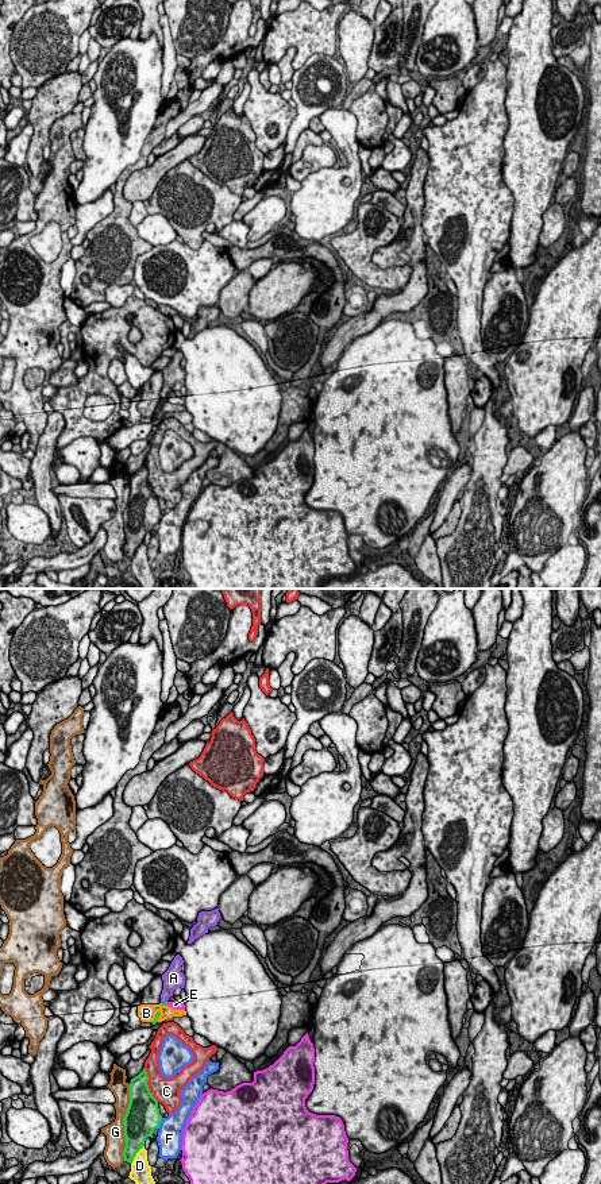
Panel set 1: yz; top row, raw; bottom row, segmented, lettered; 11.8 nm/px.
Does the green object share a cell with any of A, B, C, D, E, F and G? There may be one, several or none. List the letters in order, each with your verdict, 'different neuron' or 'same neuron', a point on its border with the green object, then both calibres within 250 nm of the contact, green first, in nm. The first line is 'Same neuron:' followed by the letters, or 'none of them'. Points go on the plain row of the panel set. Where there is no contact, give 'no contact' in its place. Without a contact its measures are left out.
Same neuron: none of them
A: different neuron | yz (164, 398) | 30/160 nm
B: different neuron | yz (155, 412) | 60/200 nm
C: different neuron | yz (146, 479) | 320/300 nm
D: different neuron | yz (135, 550) | 280/260 nm
E: different neuron | yz (168, 397) | 30/100 nm
F: different neuron | yz (160, 519) | 400/300 nm
G: different neuron | yz (123, 517) | 400/220 nm

